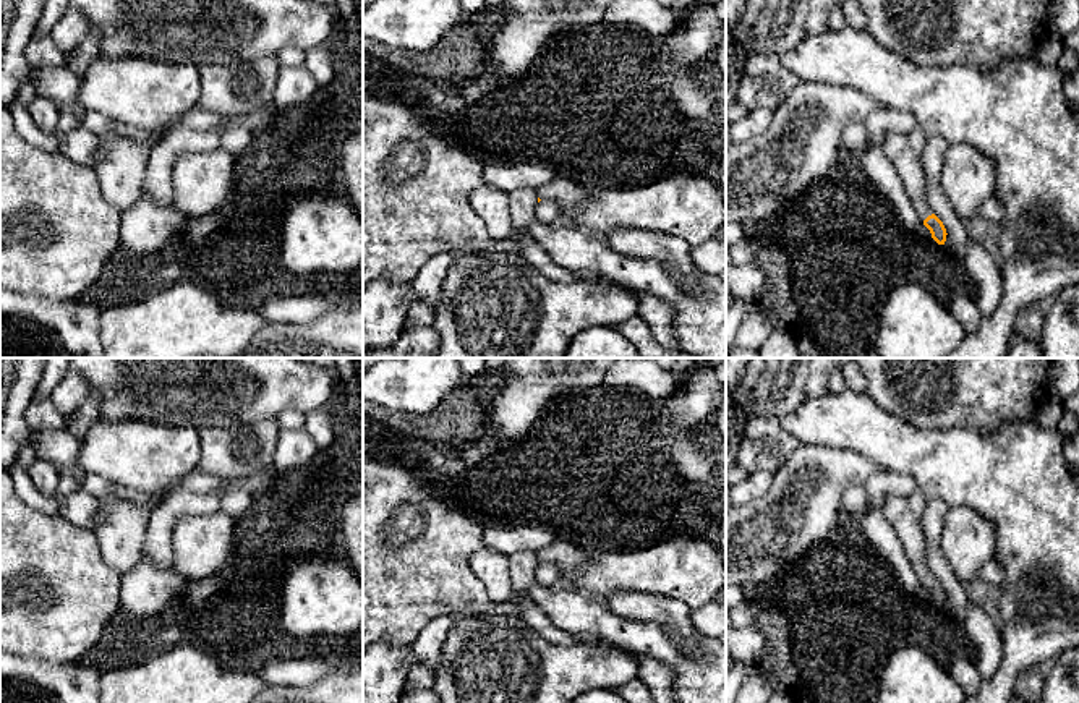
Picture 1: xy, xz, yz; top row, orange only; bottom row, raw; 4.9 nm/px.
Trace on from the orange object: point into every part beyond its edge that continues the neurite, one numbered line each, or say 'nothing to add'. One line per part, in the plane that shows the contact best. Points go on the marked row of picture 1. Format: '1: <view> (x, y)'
1: yz (856, 138)

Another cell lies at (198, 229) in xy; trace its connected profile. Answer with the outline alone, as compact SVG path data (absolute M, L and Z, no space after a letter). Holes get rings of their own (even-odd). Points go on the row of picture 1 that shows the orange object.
M219 214L203 215L190 219L183 227L185 233L191 241L204 241L207 236L215 233L224 225L224 219Z

